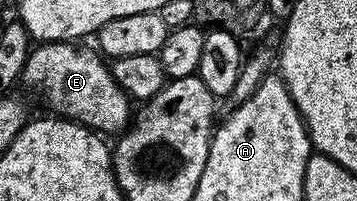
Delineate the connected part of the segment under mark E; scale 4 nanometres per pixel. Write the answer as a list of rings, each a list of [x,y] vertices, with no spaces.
[[[74,41],[45,42],[36,45],[27,57],[23,69],[22,85],[36,90],[47,101],[48,111],[62,116],[88,130],[94,130],[100,135],[118,135],[127,129],[133,118],[132,99],[113,80],[111,67],[94,49],[82,50],[82,45]]]

